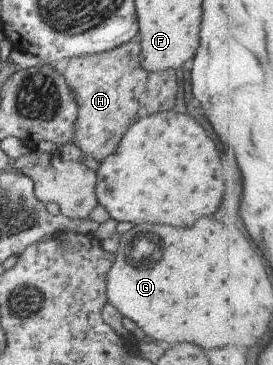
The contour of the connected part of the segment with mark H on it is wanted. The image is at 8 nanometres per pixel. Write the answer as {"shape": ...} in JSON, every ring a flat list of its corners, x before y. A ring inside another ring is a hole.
{"shape":[[135,39,108,51,73,56,69,59,61,74,76,104,76,119,72,130,74,133,70,142,75,144,83,154,92,156,95,162,101,163,106,156,115,152,123,133,141,116,173,108,173,100,175,100,175,94,177,94,177,84,175,84,173,70,146,71,140,65,139,51,140,44]]}

